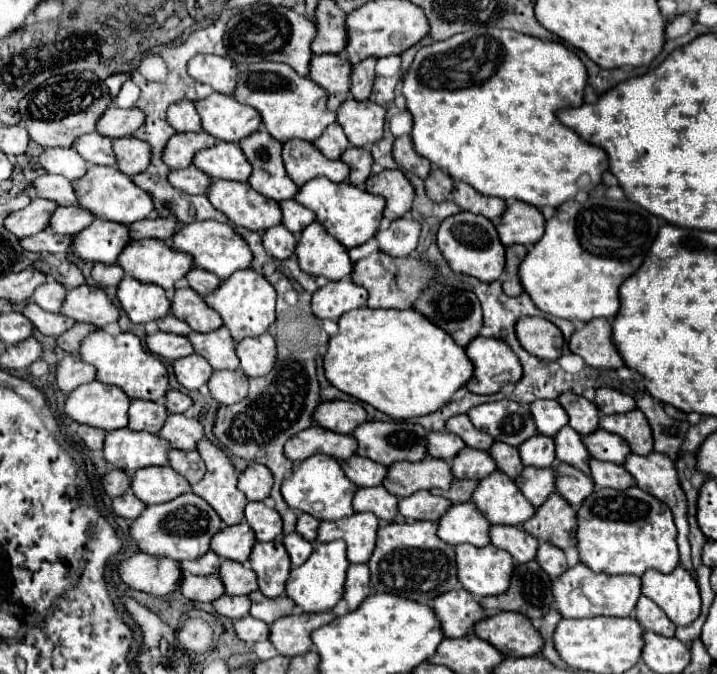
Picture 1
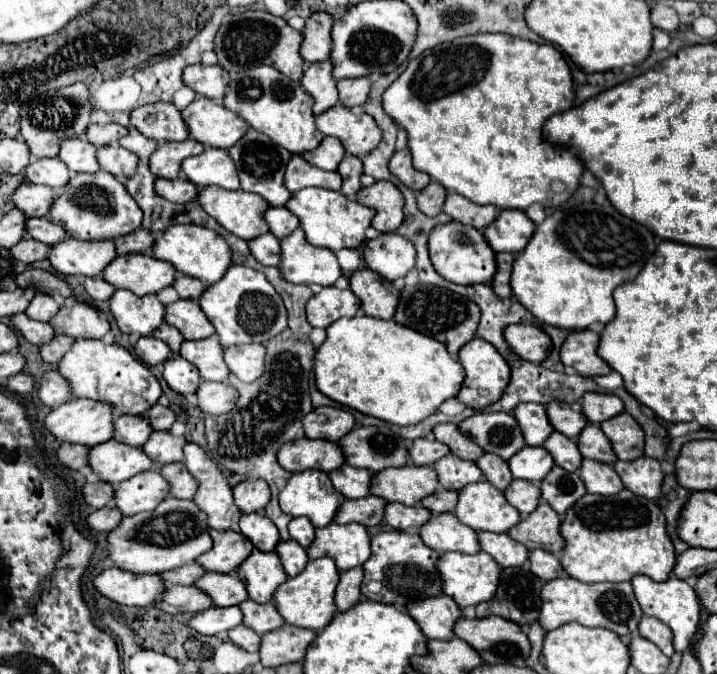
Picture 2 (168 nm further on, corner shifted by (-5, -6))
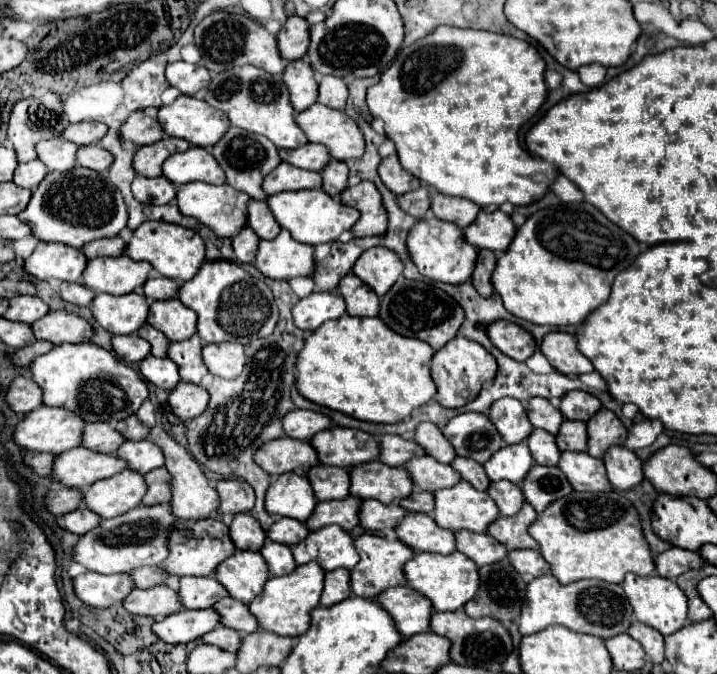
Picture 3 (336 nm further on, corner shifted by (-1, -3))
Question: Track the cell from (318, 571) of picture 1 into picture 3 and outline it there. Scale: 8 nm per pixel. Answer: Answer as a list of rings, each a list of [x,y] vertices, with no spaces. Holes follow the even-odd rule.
[[[312,561],[296,567],[290,575],[270,577],[262,593],[248,605],[248,609],[256,617],[258,629],[282,637],[298,637],[310,627],[310,611],[318,607],[322,589],[324,589],[324,571],[318,567],[318,563]]]

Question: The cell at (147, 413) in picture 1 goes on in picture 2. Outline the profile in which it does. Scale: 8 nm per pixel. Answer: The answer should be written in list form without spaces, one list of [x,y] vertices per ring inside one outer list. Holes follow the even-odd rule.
[[[120,416],[114,422],[116,434],[114,440],[130,444],[130,446],[142,446],[150,438],[154,430],[150,430],[150,420],[144,420],[144,416]]]

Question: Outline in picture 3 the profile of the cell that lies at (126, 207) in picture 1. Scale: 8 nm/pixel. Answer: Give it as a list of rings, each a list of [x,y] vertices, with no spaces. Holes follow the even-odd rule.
[[[74,167],[66,173],[48,173],[32,191],[30,205],[18,213],[18,219],[30,225],[32,235],[38,241],[80,249],[94,239],[116,237],[128,223],[128,209],[108,177],[102,177],[92,169]]]

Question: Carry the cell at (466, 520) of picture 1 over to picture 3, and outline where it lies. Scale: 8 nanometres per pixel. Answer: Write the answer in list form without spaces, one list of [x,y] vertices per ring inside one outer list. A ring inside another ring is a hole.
[[[406,513],[402,521],[396,525],[398,539],[408,545],[416,553],[454,553],[454,533],[448,529],[440,529],[432,517],[424,513]]]

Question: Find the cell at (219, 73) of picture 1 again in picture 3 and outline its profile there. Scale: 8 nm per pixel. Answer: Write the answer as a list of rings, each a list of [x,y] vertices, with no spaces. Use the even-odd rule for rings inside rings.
[[[184,61],[170,63],[166,67],[166,79],[172,87],[180,89],[184,95],[196,95],[210,83],[210,73],[204,65],[190,65]]]

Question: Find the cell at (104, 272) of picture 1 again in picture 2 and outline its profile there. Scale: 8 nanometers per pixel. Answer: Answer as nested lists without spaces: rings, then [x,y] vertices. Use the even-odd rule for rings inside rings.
[[[92,276],[84,280],[84,288],[88,292],[90,298],[94,300],[110,300],[110,296],[114,294],[114,286],[106,284],[106,280],[102,280],[102,276]]]

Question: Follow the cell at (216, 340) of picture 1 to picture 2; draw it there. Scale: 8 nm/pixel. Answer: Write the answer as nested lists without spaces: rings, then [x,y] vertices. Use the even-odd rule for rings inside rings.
[[[210,336],[204,340],[186,340],[182,342],[180,356],[192,362],[198,370],[202,380],[214,380],[214,382],[226,382],[230,376],[230,370],[226,368],[226,362],[222,360],[222,344],[218,336]]]

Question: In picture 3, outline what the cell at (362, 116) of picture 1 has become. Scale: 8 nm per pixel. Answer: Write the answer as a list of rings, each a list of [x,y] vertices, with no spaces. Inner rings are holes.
[[[314,103],[310,109],[296,115],[298,127],[306,133],[310,143],[320,143],[328,149],[330,157],[338,161],[354,161],[364,153],[364,137],[358,125],[346,117],[344,111],[328,109]],[[338,153],[358,153],[356,157],[342,157]]]

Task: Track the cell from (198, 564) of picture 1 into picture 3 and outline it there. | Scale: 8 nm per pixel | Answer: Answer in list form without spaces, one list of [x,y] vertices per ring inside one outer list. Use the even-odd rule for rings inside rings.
[[[142,567],[128,573],[136,589],[150,589],[154,585],[160,585],[168,579],[168,575],[160,567]]]

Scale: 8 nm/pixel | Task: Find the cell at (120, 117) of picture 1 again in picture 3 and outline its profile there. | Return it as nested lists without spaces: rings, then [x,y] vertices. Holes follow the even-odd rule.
[[[92,121],[92,123],[68,125],[62,131],[62,137],[66,141],[76,143],[76,145],[90,145],[90,143],[98,143],[104,133],[106,133],[106,125],[104,123],[98,123],[98,121]]]

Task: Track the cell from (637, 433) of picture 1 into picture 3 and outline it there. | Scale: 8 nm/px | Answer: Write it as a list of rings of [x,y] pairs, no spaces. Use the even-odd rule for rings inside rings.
[[[600,409],[590,421],[586,421],[588,431],[588,453],[592,457],[602,457],[610,445],[624,445],[626,441],[626,427],[622,421],[608,409]]]

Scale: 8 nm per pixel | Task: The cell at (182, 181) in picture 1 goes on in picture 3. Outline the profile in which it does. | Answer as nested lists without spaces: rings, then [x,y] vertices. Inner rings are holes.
[[[136,175],[132,181],[132,195],[144,205],[168,205],[176,199],[176,189],[166,177],[146,179]]]

